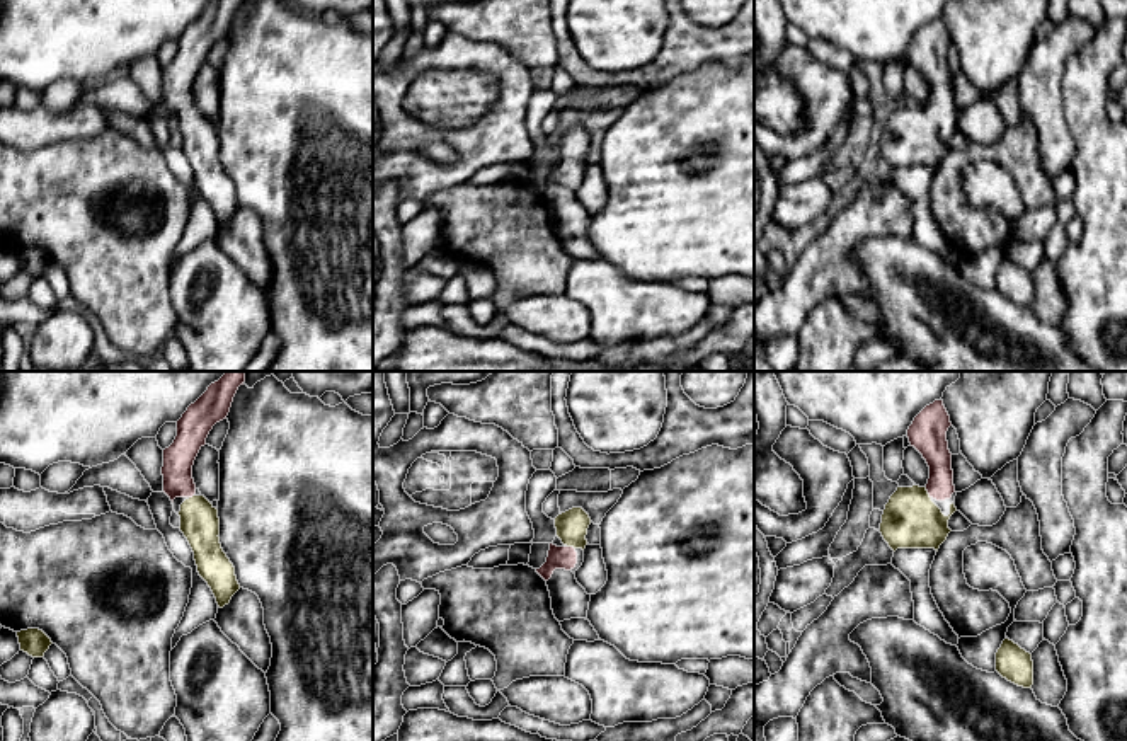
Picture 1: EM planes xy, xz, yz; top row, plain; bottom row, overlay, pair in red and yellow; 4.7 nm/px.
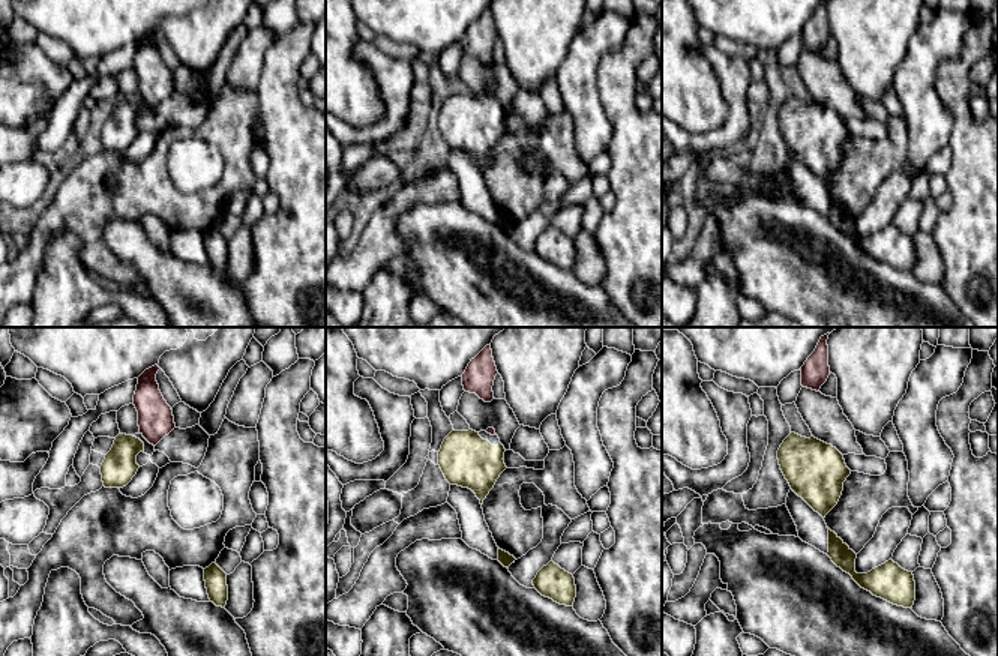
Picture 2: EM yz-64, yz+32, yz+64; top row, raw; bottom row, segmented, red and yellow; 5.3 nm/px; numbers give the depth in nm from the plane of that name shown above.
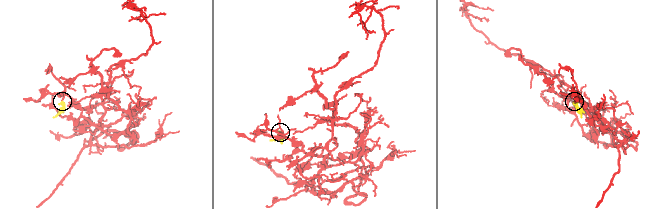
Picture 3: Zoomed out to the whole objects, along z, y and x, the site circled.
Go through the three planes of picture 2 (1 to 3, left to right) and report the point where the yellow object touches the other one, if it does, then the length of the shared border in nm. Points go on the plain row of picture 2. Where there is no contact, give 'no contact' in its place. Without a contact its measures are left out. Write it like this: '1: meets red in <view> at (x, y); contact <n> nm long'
1: no contact
2: no contact
3: no contact

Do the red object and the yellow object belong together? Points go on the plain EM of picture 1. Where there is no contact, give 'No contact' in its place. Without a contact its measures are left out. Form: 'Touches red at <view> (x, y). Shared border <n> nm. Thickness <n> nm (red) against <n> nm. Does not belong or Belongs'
Touches red at yz (928, 111). Shared border 60 nm. Thickness 160 nm (red) against 280 nm. Belongs

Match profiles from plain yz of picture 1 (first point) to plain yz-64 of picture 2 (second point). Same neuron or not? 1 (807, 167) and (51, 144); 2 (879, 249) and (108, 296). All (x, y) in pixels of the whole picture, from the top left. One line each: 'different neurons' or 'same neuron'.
1: same neuron
2: different neurons

